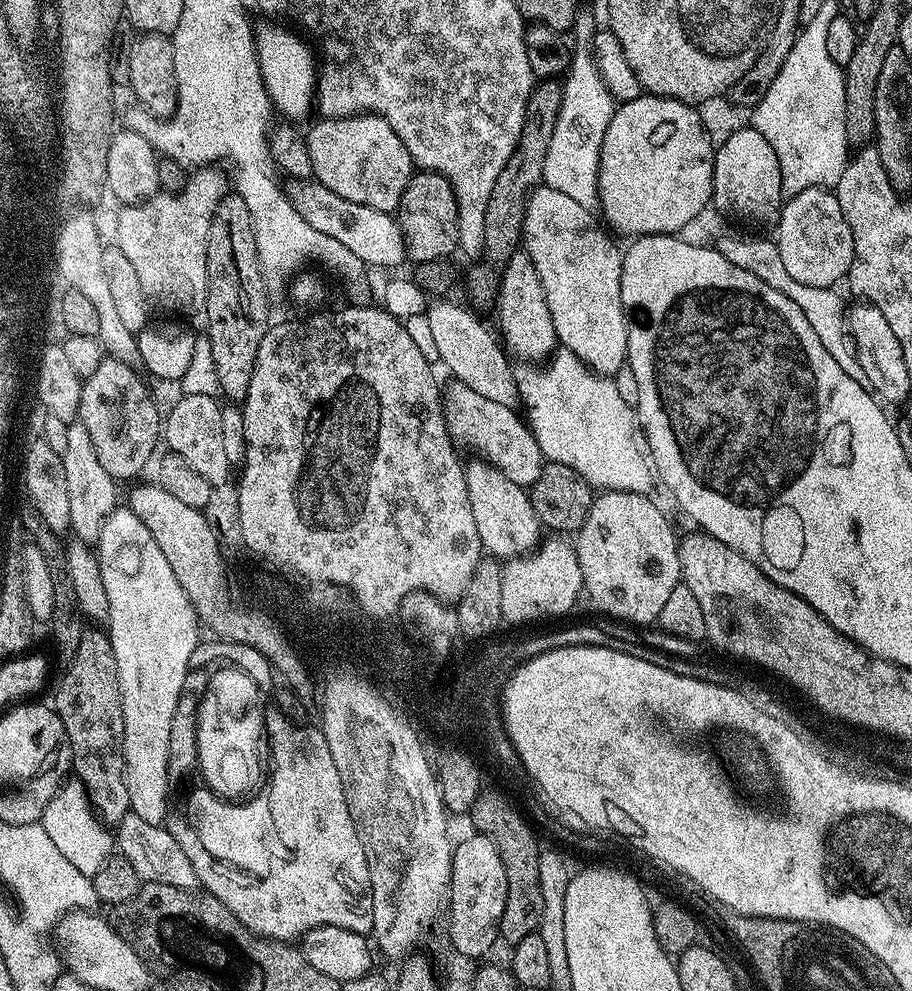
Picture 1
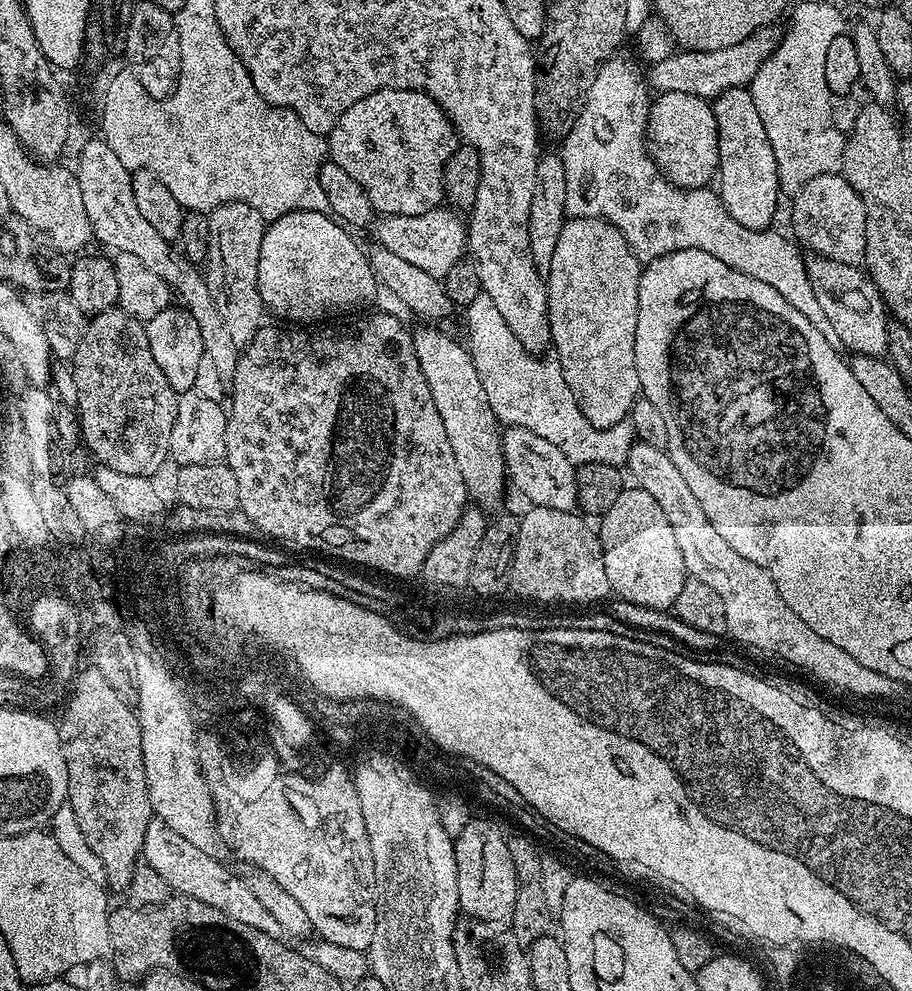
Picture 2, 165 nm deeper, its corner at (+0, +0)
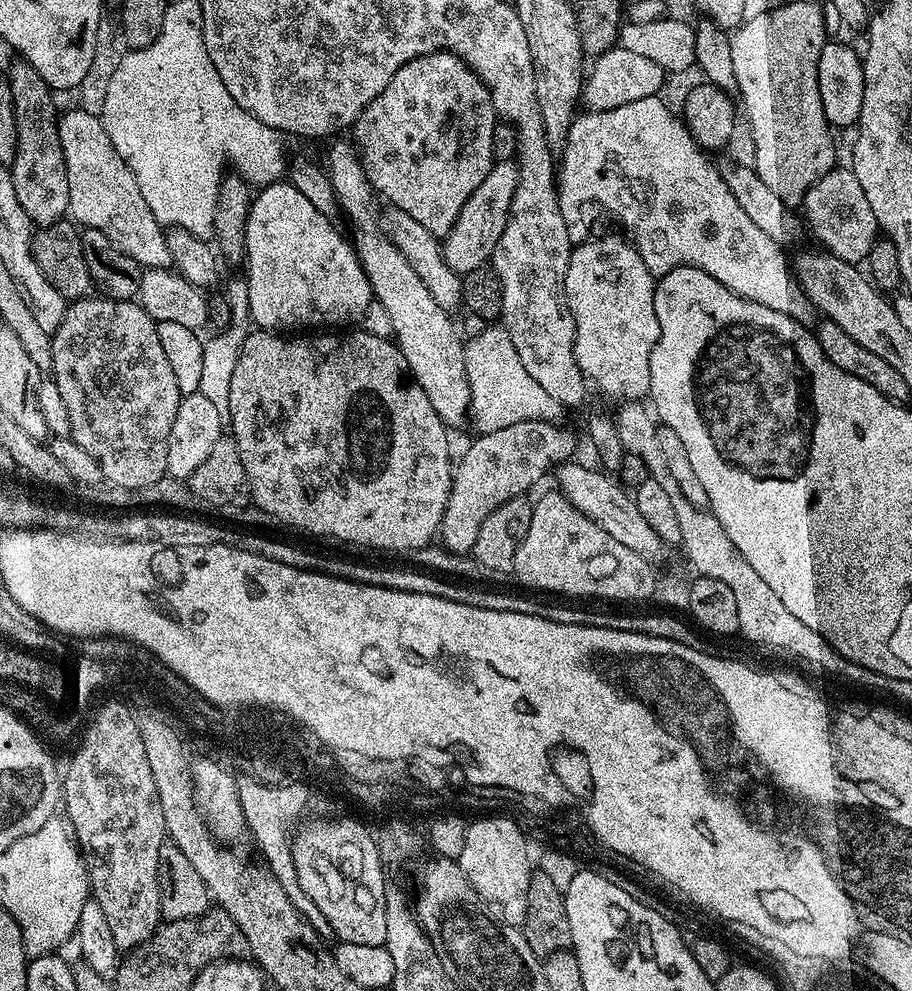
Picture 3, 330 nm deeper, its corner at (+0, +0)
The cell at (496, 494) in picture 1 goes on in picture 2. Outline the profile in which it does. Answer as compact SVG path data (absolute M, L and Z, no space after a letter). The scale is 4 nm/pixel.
M436 328L415 329L412 332L412 341L414 354L418 354L418 366L422 366L426 386L430 386L430 398L434 398L434 406L438 406L442 426L446 426L446 438L450 438L450 447L454 449L454 459L458 461L458 470L462 473L462 482L466 482L468 495L479 507L491 510L504 496L504 484L506 488L509 483L508 467L504 461L502 425L494 410L490 410L486 389L482 386L482 378L478 378L472 354L461 341L459 344L454 337L447 336Z

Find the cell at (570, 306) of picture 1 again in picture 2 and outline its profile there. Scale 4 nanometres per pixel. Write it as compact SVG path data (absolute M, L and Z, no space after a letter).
M578 216L565 219L554 258L546 274L548 321L555 359L582 414L595 428L613 428L629 419L632 404L641 395L638 366L634 362L634 334L638 326L638 282L642 264L613 224Z

